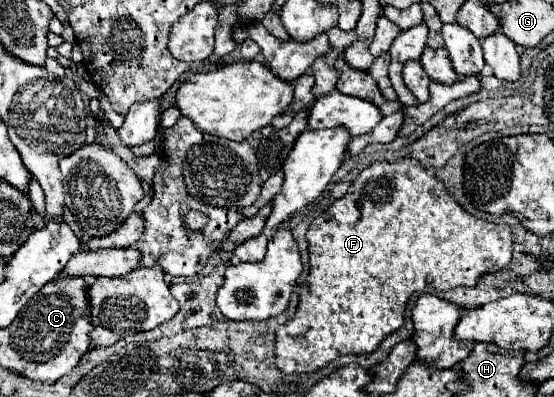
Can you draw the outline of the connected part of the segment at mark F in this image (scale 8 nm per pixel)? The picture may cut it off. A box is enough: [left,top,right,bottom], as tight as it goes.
[276,158,512,374]

